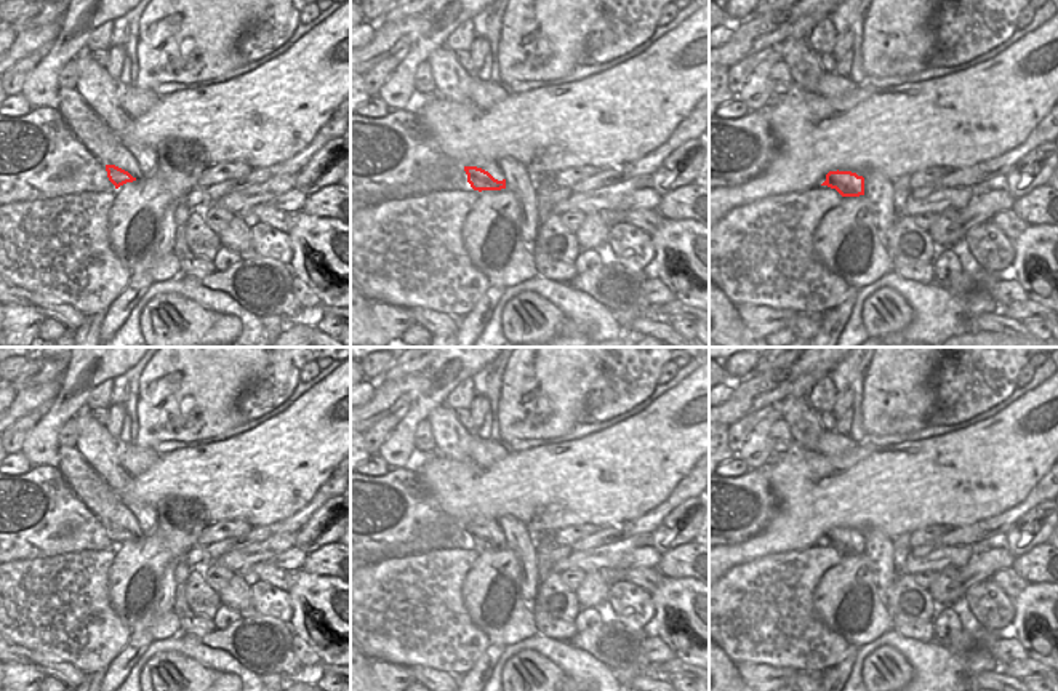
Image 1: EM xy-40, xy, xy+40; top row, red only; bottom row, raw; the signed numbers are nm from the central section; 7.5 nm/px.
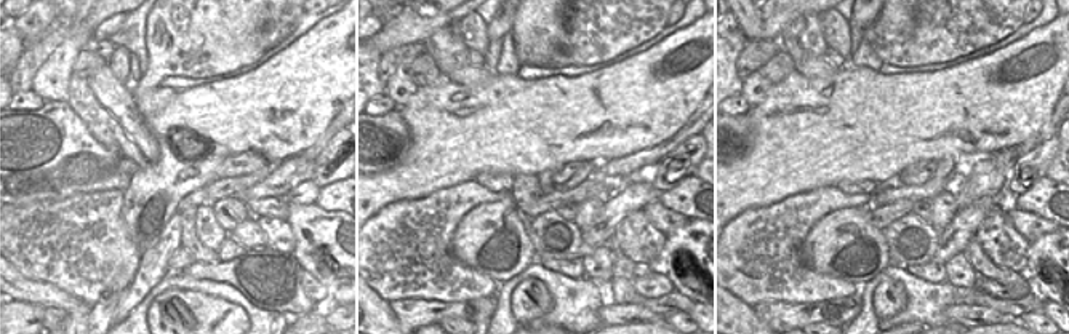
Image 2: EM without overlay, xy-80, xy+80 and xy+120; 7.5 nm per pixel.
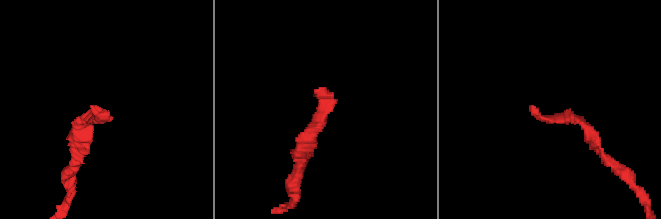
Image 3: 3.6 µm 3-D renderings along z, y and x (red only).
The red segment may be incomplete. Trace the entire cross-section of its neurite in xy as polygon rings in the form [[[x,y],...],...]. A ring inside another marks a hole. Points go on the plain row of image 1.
[[[487,521],[482,526],[464,525],[467,533],[467,541],[474,549],[501,549],[506,547],[506,537],[498,525],[498,521]]]

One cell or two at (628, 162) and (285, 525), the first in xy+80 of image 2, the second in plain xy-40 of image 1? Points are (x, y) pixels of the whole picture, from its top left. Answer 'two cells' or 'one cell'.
one cell

